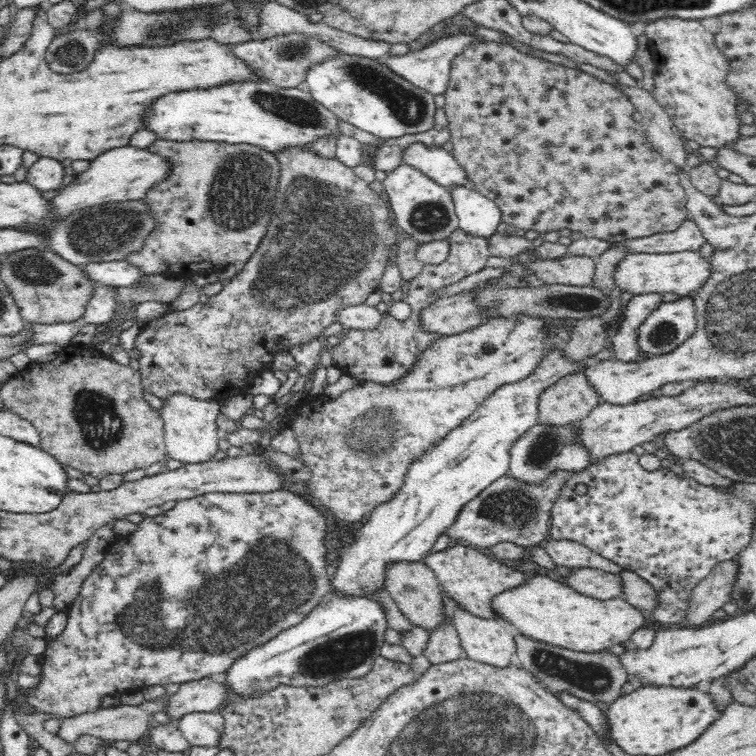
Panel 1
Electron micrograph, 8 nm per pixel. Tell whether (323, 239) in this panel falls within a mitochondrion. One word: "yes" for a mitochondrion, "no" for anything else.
yes

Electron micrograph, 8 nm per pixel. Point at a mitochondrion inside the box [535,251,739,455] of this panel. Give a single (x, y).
(665, 334)

